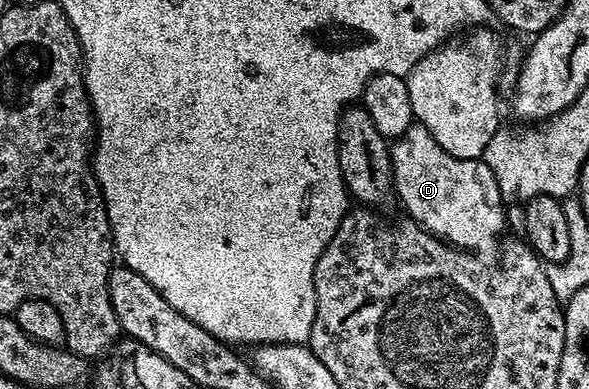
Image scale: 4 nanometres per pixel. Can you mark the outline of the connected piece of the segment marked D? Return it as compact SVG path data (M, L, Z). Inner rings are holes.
M417 123L410 125L404 135L393 138L390 145L390 166L394 176L394 192L397 200L402 200L402 205L407 209L409 220L421 225L434 237L438 237L447 245L454 246L475 255L487 255L486 253L497 254L500 249L498 236L506 225L506 213L502 192L496 183L496 175L486 165L486 162L479 159L456 159L456 155L448 155L423 125Z

